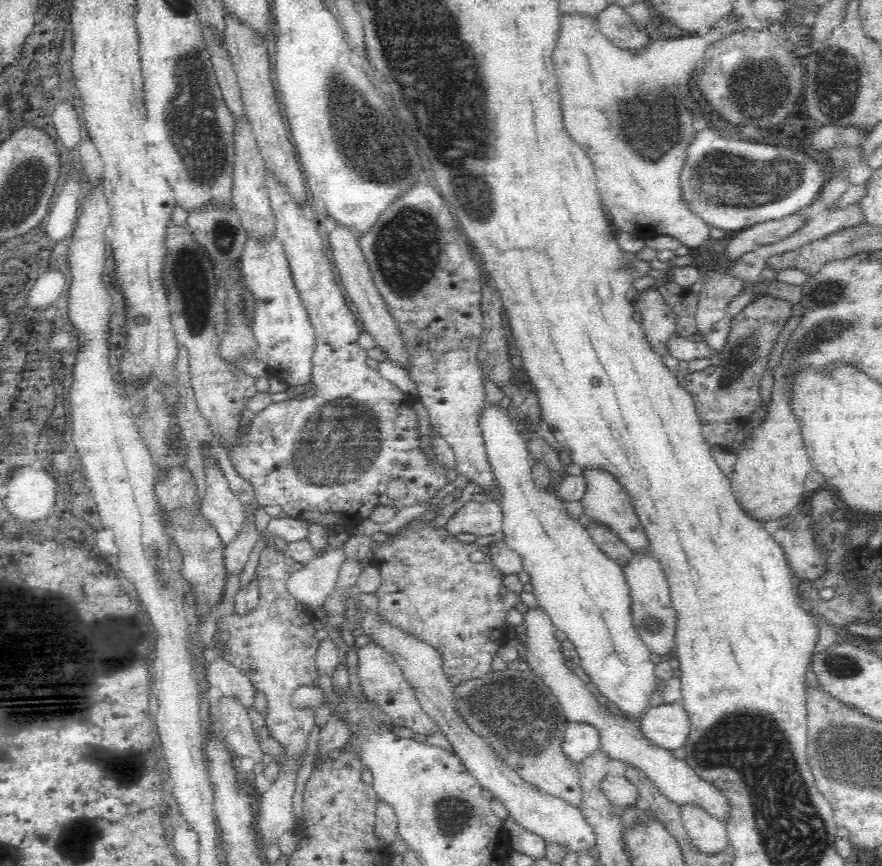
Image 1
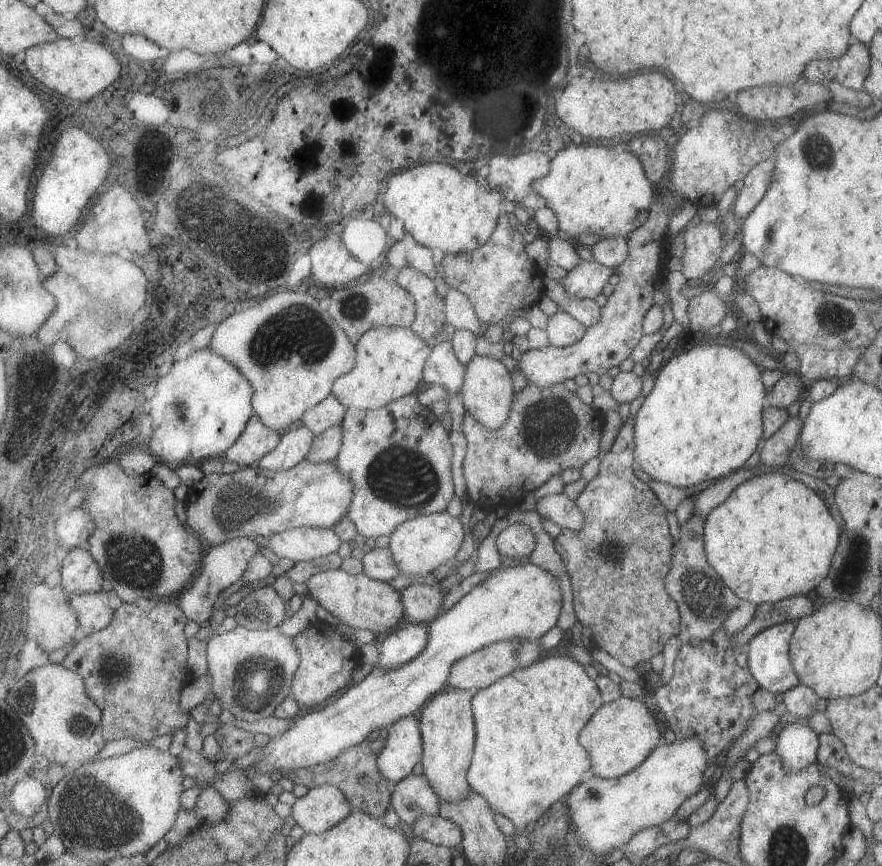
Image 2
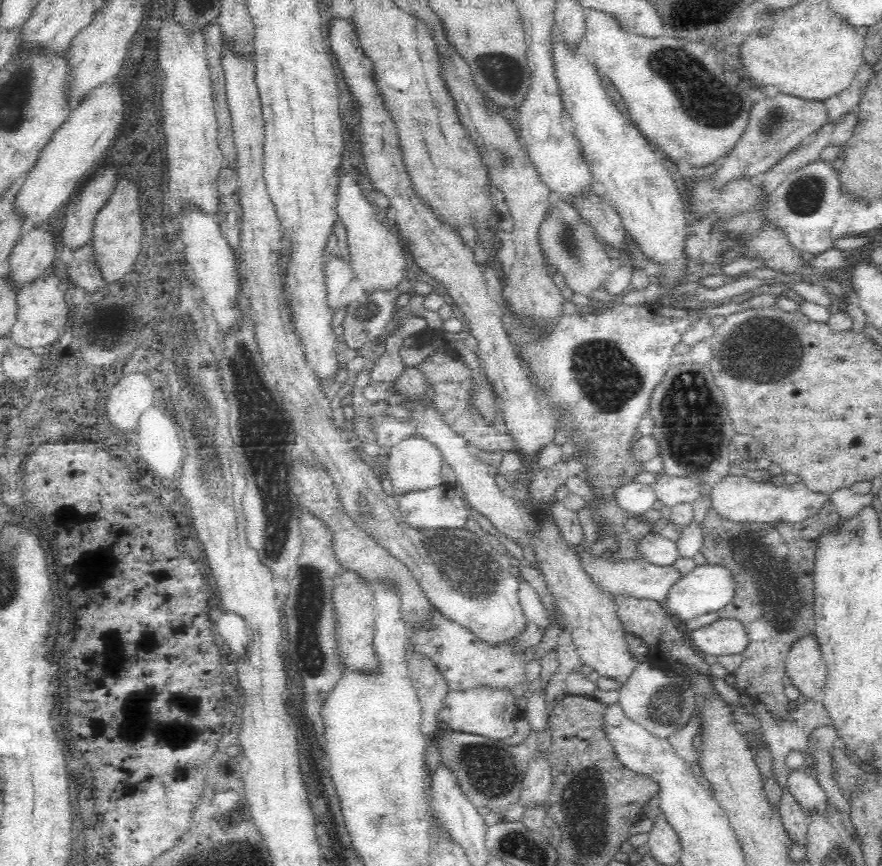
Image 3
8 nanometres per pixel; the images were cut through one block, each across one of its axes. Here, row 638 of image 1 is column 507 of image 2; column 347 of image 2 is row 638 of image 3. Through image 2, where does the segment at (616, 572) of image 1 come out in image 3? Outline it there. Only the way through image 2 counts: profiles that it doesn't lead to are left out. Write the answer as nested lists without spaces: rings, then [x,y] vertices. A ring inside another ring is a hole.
[[[719,618],[689,632],[692,645],[705,655],[740,654],[751,646],[745,626],[736,618]]]

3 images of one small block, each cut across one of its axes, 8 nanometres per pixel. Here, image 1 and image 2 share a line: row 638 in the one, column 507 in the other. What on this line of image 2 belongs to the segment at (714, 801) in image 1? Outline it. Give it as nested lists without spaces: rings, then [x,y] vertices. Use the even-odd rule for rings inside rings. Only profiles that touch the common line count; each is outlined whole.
[[[523,523],[509,525],[497,537],[499,554],[507,558],[518,558],[525,561],[535,550],[535,536],[531,527]]]

